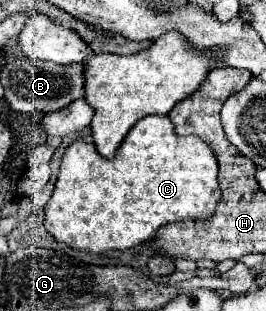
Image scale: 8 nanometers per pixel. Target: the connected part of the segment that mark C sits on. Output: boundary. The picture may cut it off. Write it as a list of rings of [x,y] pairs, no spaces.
[[[154,114],[142,118],[128,132],[114,160],[102,158],[96,152],[92,136],[88,132],[84,132],[66,148],[54,192],[44,208],[44,226],[58,242],[64,242],[80,252],[98,254],[108,250],[128,250],[132,246],[148,242],[158,228],[170,222],[210,218],[218,200],[218,164],[210,146],[198,136],[178,136],[168,116]]]

